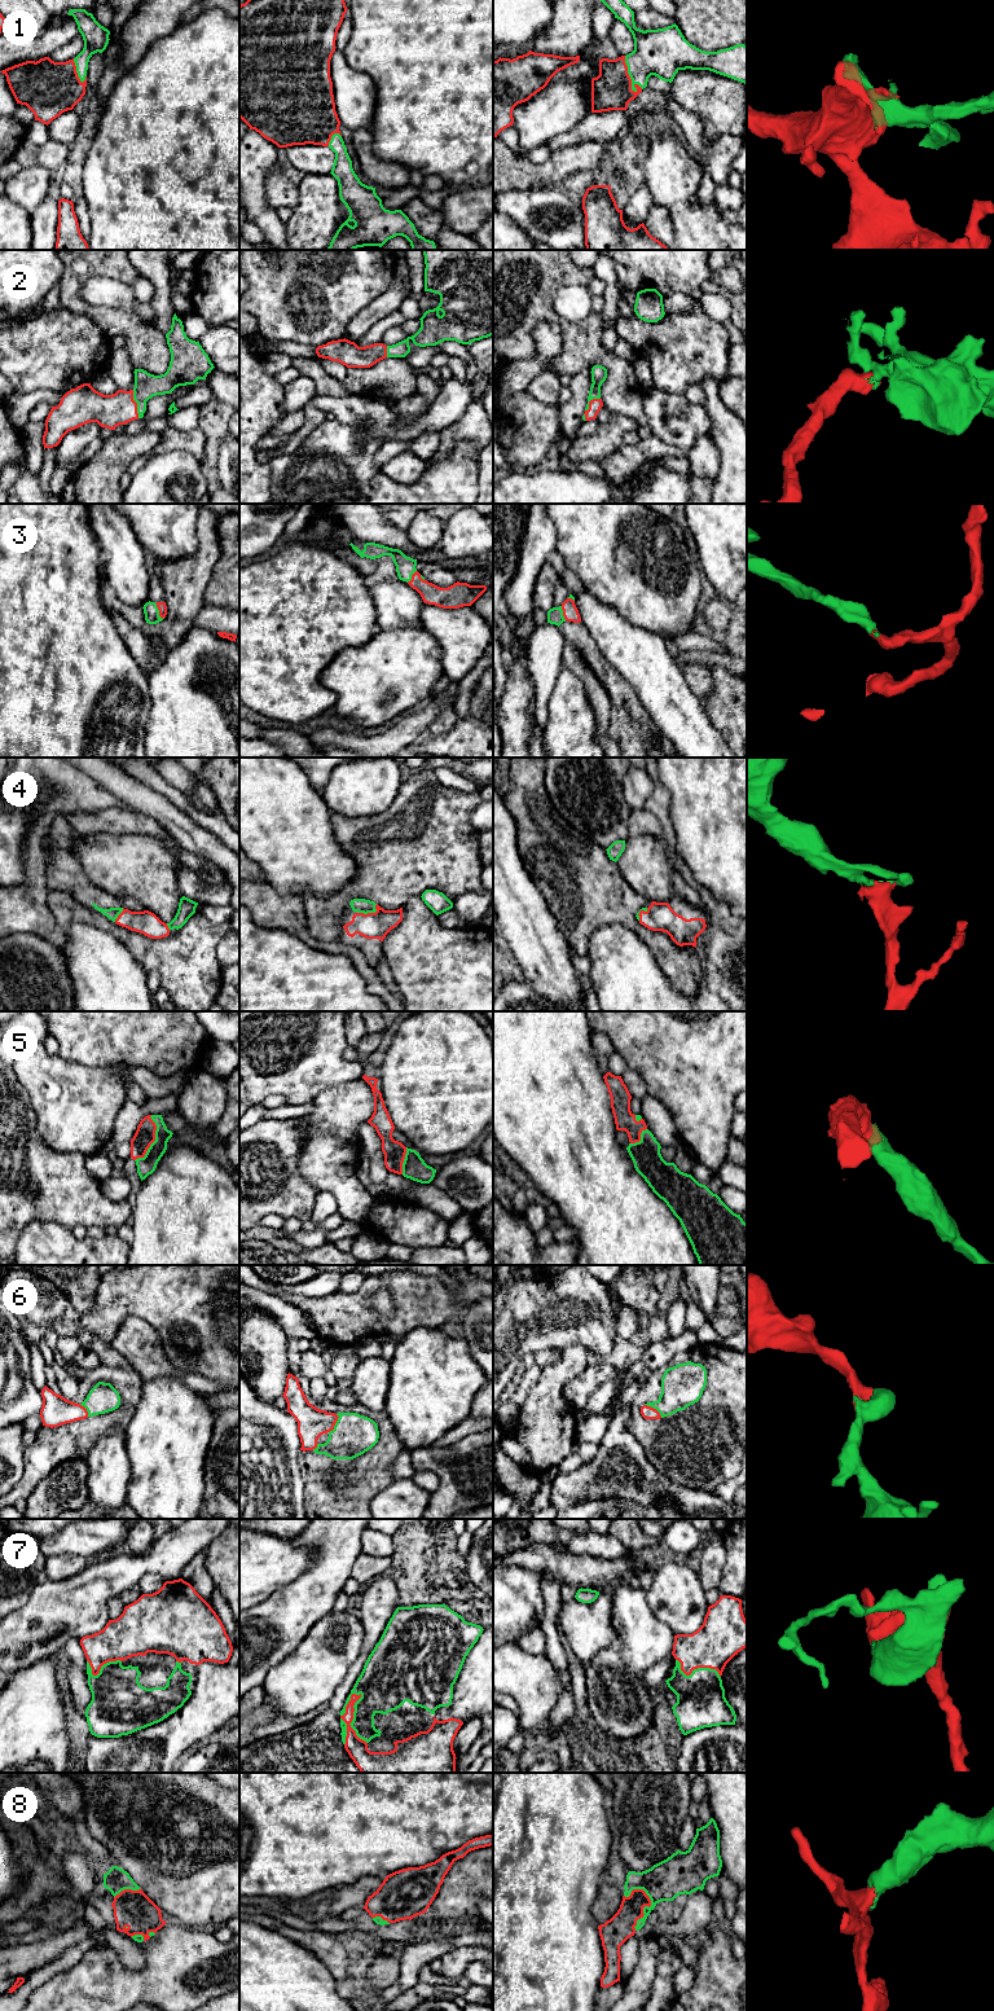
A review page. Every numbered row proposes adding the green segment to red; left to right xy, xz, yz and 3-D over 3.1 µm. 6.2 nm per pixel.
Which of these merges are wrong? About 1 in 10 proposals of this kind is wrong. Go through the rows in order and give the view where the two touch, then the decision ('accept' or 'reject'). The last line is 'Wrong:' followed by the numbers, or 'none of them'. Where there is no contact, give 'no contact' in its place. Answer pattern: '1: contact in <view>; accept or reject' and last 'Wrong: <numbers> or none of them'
1: contact in yz; accept
2: contact in xy; accept
3: contact in xy; accept
4: contact in xz; accept
5: contact in xy; accept
6: contact in xz; accept
7: contact in xz; accept
8: contact in yz; accept
Wrong: none of them

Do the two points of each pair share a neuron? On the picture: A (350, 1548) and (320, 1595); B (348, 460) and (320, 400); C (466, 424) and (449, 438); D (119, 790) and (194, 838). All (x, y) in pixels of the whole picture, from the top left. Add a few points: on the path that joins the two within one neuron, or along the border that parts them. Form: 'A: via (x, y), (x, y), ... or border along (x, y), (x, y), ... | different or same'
A: via (338, 1559), (321, 1584) | same
B: border along (335, 418), (350, 425), (356, 431), (359, 439) | different
C: via (462, 427), (453, 434) | same
D: via (137, 797), (157, 806), (176, 822) | same

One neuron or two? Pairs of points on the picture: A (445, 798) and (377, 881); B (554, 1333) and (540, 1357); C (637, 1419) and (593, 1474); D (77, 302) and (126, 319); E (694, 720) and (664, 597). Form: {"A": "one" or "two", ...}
{"A": "one", "B": "two", "C": "two", "D": "one", "E": "one"}

